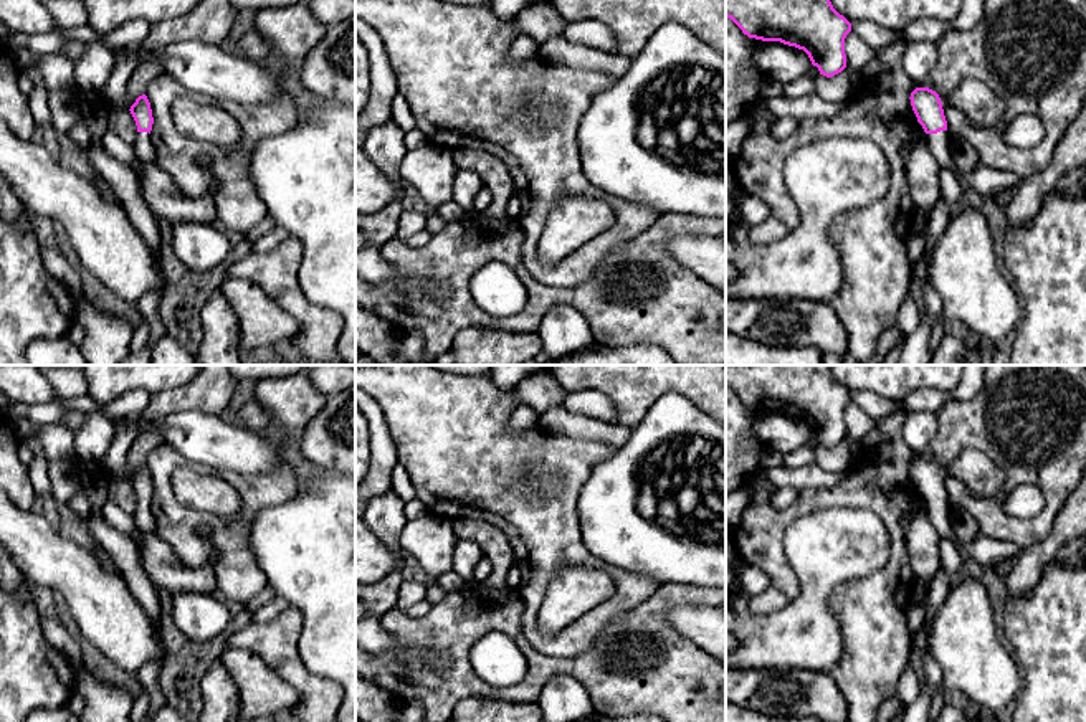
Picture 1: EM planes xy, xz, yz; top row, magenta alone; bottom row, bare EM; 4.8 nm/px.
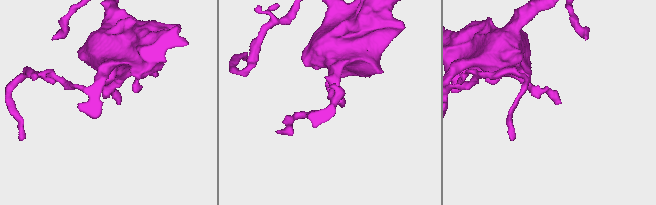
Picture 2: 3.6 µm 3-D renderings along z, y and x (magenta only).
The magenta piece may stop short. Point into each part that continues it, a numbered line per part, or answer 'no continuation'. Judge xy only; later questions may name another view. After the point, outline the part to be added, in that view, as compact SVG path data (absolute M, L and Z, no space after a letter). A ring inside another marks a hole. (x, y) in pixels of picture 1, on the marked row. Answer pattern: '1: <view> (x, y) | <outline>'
1: xy (142, 146) | M137 132L134 150L139 160L144 164L154 164L155 162L155 152L152 147L150 134L149 132Z

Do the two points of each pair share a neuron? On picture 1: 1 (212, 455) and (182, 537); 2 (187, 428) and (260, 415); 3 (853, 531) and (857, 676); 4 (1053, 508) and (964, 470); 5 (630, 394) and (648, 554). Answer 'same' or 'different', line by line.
1: different
2: different
3: different
4: different
5: different

